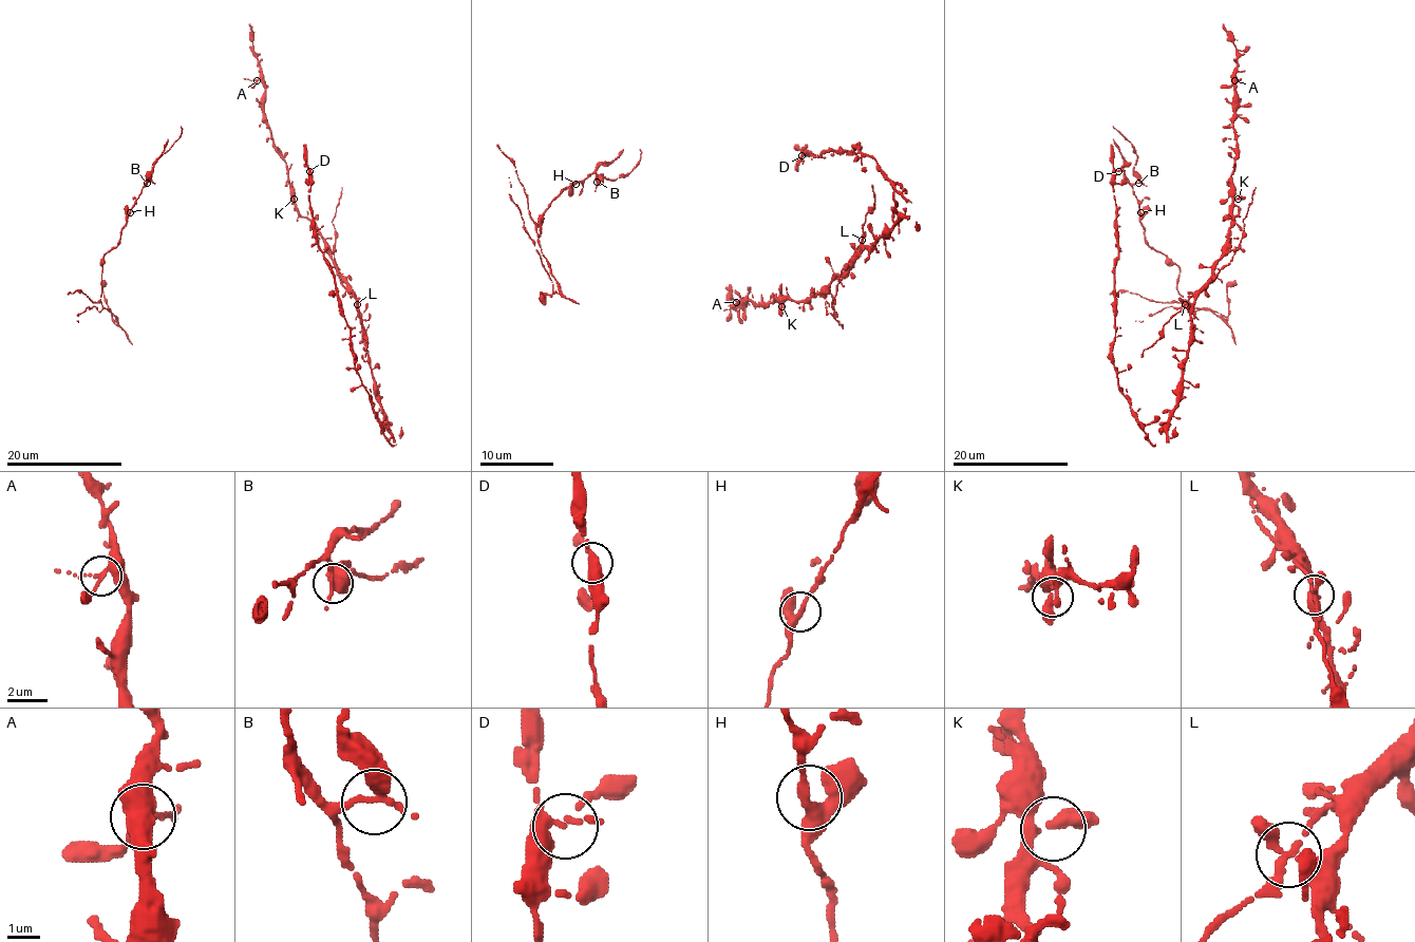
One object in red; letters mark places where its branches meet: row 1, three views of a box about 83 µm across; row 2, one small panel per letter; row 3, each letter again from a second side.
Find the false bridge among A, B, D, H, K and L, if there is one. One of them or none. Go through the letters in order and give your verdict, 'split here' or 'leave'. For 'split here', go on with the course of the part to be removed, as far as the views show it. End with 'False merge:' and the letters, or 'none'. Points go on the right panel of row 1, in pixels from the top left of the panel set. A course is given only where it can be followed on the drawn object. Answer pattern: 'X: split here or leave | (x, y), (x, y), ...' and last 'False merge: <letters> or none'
A: leave
B: leave
D: leave
H: leave
K: leave
L: split here | (1185, 303), (1231, 260), (1242, 239), (1243, 221), (1255, 187)
False merge: L

